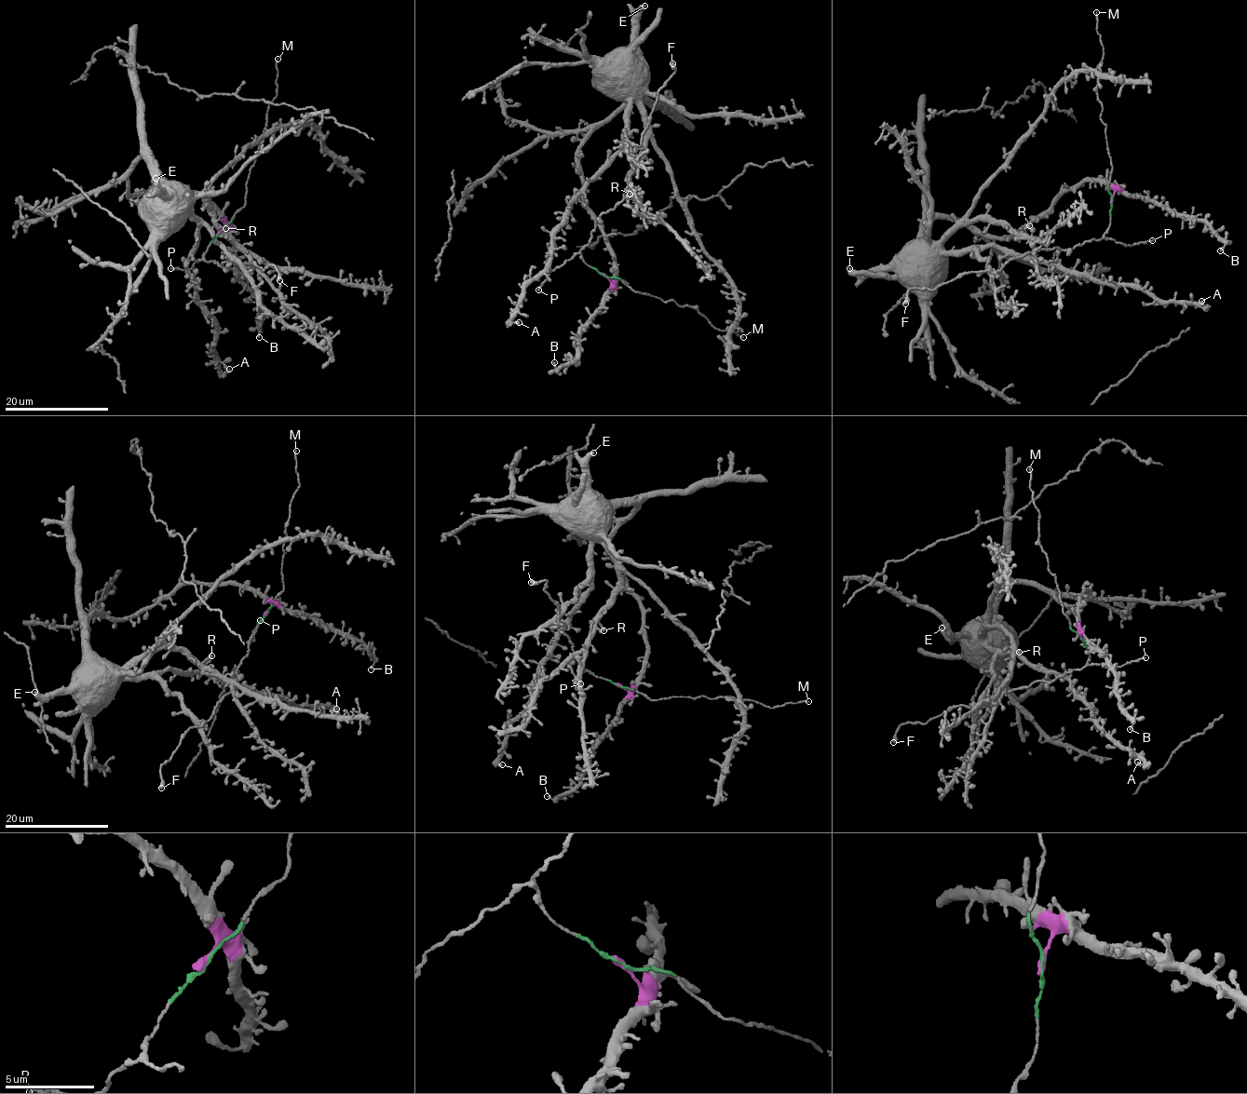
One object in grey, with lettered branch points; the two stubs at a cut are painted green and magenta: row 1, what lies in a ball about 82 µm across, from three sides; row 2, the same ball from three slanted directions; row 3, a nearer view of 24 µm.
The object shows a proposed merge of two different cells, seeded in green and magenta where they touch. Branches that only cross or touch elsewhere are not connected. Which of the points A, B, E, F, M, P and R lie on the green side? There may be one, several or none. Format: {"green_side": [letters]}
{"green_side": ["F", "M", "P"]}

